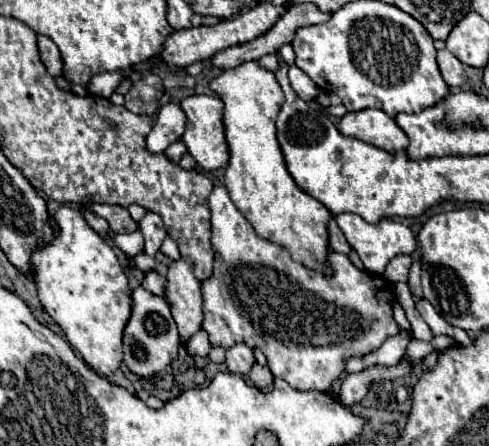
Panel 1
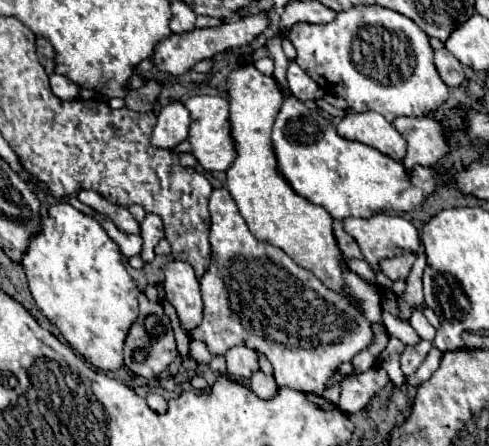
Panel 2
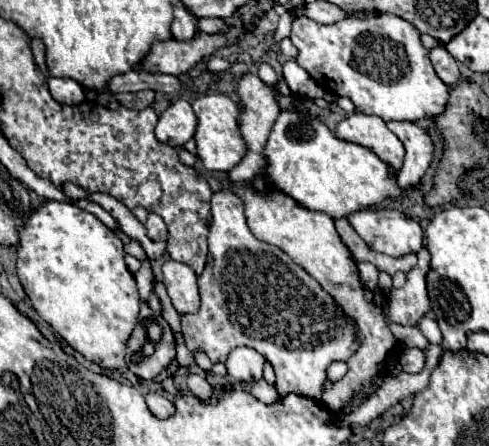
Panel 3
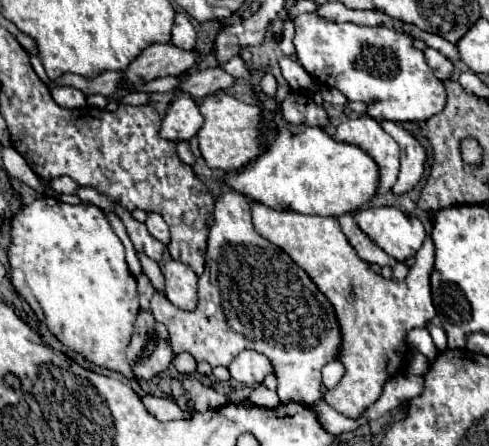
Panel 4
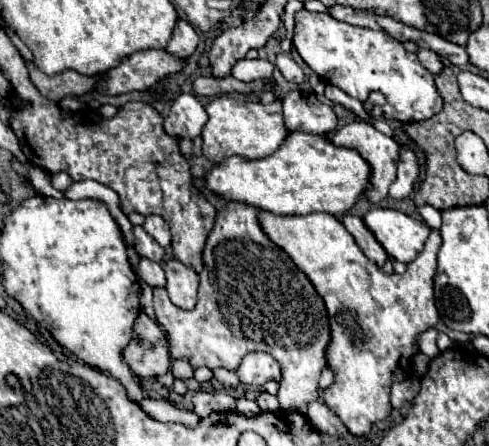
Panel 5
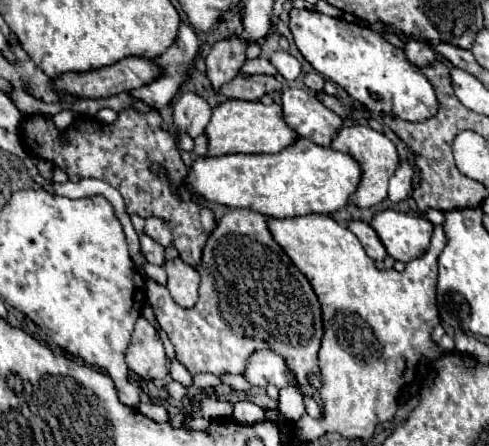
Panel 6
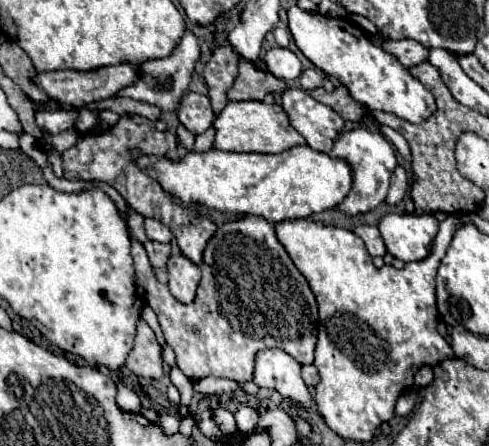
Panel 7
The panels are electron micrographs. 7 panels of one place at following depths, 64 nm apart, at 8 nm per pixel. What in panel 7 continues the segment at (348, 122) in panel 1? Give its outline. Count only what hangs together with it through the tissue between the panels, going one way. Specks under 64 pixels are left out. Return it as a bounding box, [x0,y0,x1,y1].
[330,128,396,216]

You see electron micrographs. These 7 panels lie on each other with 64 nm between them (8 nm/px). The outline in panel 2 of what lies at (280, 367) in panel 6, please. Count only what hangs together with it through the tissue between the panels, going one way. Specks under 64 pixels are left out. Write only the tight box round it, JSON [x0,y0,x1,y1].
[226,346,260,380]

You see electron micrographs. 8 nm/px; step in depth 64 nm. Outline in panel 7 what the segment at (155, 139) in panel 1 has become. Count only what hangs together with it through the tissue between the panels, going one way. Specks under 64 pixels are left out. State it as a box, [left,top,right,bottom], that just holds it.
[178,92,214,134]

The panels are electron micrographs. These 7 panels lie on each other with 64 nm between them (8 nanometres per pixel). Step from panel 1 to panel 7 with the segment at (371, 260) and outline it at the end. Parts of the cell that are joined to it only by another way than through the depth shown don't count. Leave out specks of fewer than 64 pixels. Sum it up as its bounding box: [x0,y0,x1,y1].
[378,214,438,262]

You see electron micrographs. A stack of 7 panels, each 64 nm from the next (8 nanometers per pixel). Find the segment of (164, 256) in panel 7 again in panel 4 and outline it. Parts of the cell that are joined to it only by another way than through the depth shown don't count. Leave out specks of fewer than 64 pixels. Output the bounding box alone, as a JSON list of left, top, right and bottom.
[116,204,166,262]

